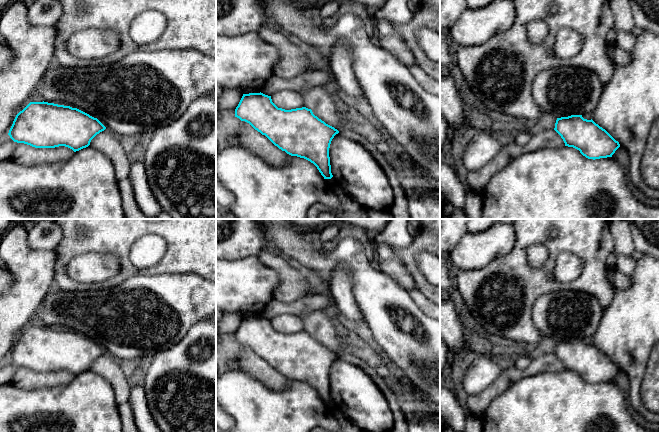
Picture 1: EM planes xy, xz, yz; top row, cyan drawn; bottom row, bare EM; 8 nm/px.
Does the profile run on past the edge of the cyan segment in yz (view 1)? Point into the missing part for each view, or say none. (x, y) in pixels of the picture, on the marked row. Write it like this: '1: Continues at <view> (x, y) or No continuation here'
1: No continuation here

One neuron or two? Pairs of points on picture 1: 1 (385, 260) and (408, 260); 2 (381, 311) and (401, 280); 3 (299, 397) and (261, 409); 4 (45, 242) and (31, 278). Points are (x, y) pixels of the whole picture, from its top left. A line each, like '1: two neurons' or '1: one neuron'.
1: two neurons
2: two neurons
3: one neuron
4: two neurons

